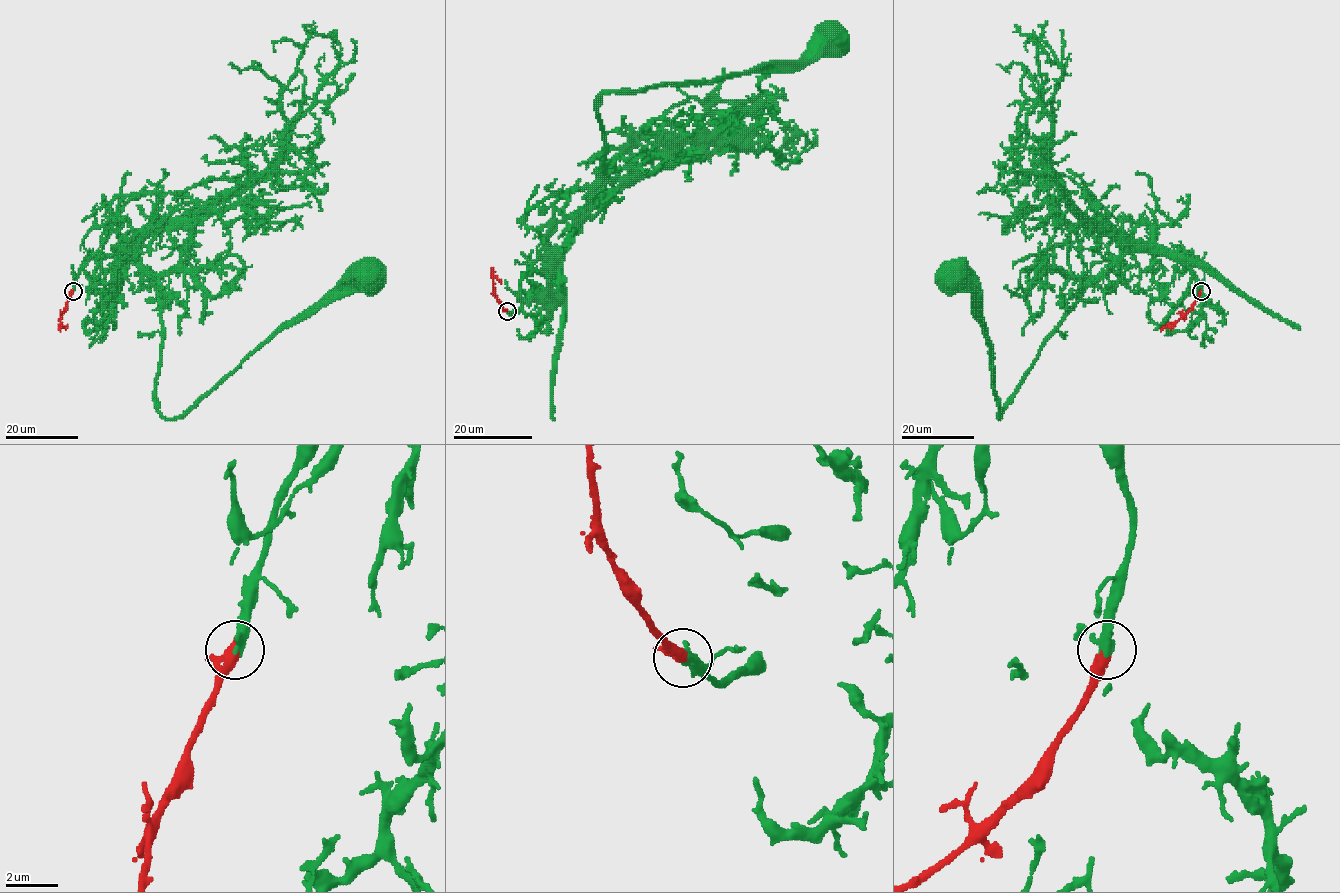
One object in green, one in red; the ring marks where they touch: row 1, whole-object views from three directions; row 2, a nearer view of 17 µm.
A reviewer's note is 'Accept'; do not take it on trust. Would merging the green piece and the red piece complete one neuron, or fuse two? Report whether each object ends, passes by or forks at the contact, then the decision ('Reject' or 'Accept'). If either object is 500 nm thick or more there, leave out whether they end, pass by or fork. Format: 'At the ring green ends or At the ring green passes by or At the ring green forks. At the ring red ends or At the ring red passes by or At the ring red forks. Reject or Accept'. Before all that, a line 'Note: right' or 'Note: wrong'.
Note: right
At the ring green ends. At the ring red ends. Accept

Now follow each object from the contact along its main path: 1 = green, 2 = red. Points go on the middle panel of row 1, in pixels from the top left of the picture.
1: (506, 312), (558, 287), (561, 249), (600, 179), (598, 97), (787, 72), (828, 32)
2: (506, 312), (493, 290), (492, 267)

